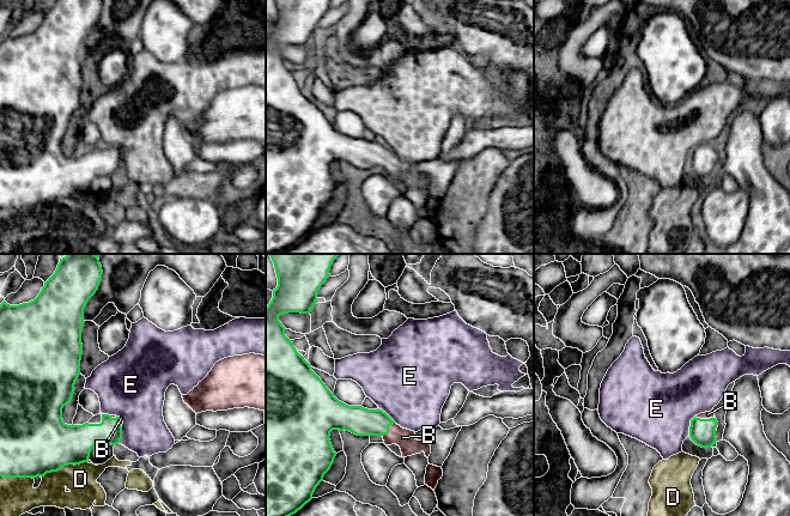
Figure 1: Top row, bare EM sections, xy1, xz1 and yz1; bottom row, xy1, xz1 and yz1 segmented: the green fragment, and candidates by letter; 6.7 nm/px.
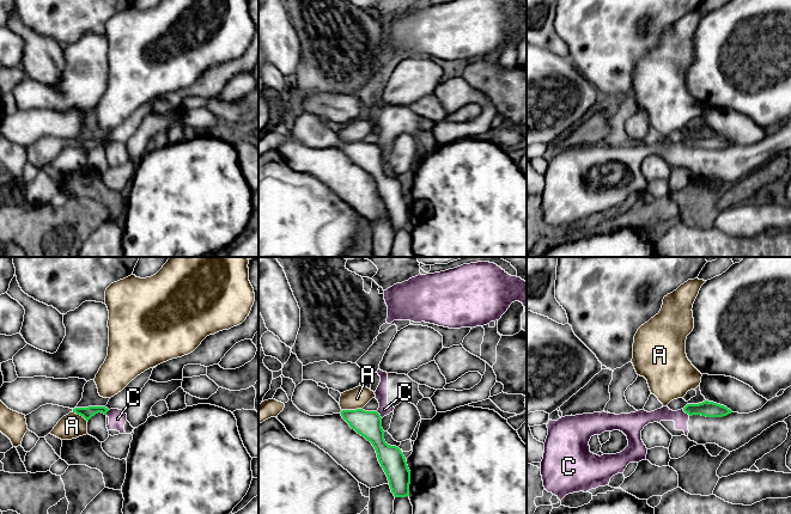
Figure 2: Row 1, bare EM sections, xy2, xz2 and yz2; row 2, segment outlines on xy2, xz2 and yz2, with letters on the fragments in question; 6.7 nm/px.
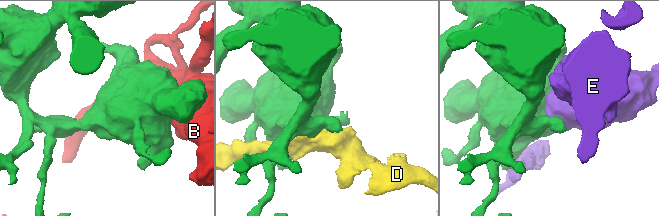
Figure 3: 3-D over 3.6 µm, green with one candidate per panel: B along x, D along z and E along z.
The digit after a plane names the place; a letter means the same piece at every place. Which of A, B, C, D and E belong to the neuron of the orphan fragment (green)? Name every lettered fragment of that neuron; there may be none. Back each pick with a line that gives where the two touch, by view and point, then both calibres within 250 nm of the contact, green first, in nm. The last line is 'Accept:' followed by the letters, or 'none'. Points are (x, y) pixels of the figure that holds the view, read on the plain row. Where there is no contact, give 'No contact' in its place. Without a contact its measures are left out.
B: Touches green at yz1 (705, 151). Thickness 180 nm (green) against 50 nm
Accept: B

